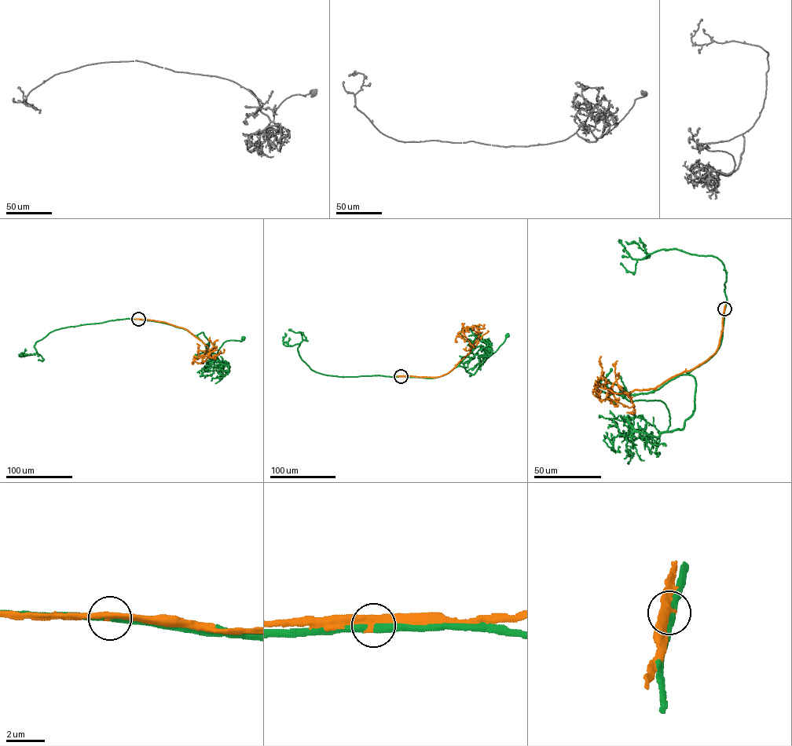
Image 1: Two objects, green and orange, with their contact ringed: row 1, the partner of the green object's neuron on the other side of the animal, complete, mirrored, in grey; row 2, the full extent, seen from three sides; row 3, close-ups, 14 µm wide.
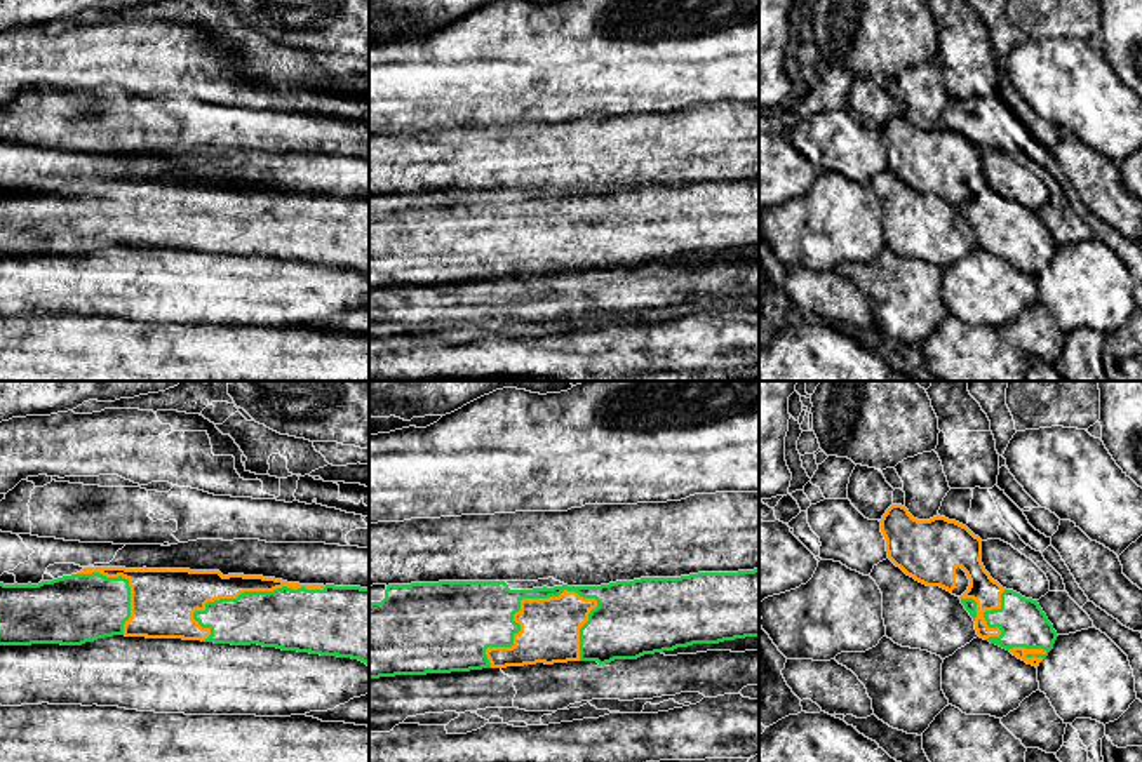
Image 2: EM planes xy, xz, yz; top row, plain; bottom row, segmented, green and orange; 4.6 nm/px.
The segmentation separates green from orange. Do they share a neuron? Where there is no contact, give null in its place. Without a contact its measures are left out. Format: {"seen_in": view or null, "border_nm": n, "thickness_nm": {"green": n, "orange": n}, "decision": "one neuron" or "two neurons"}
{"seen_in": "xz", "border_nm": 600, "thickness_nm": {"green": 340, "orange": 280}, "decision": "two neurons"}

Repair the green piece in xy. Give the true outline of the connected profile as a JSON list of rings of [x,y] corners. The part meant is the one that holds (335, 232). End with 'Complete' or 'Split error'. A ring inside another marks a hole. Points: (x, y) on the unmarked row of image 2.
[[[326,195],[322,200],[292,200],[287,197],[273,202],[244,202],[237,209],[207,212],[204,221],[195,221],[193,230],[209,238],[211,245],[202,252],[277,257],[320,266],[352,268],[369,277],[369,198]]]. Complete

